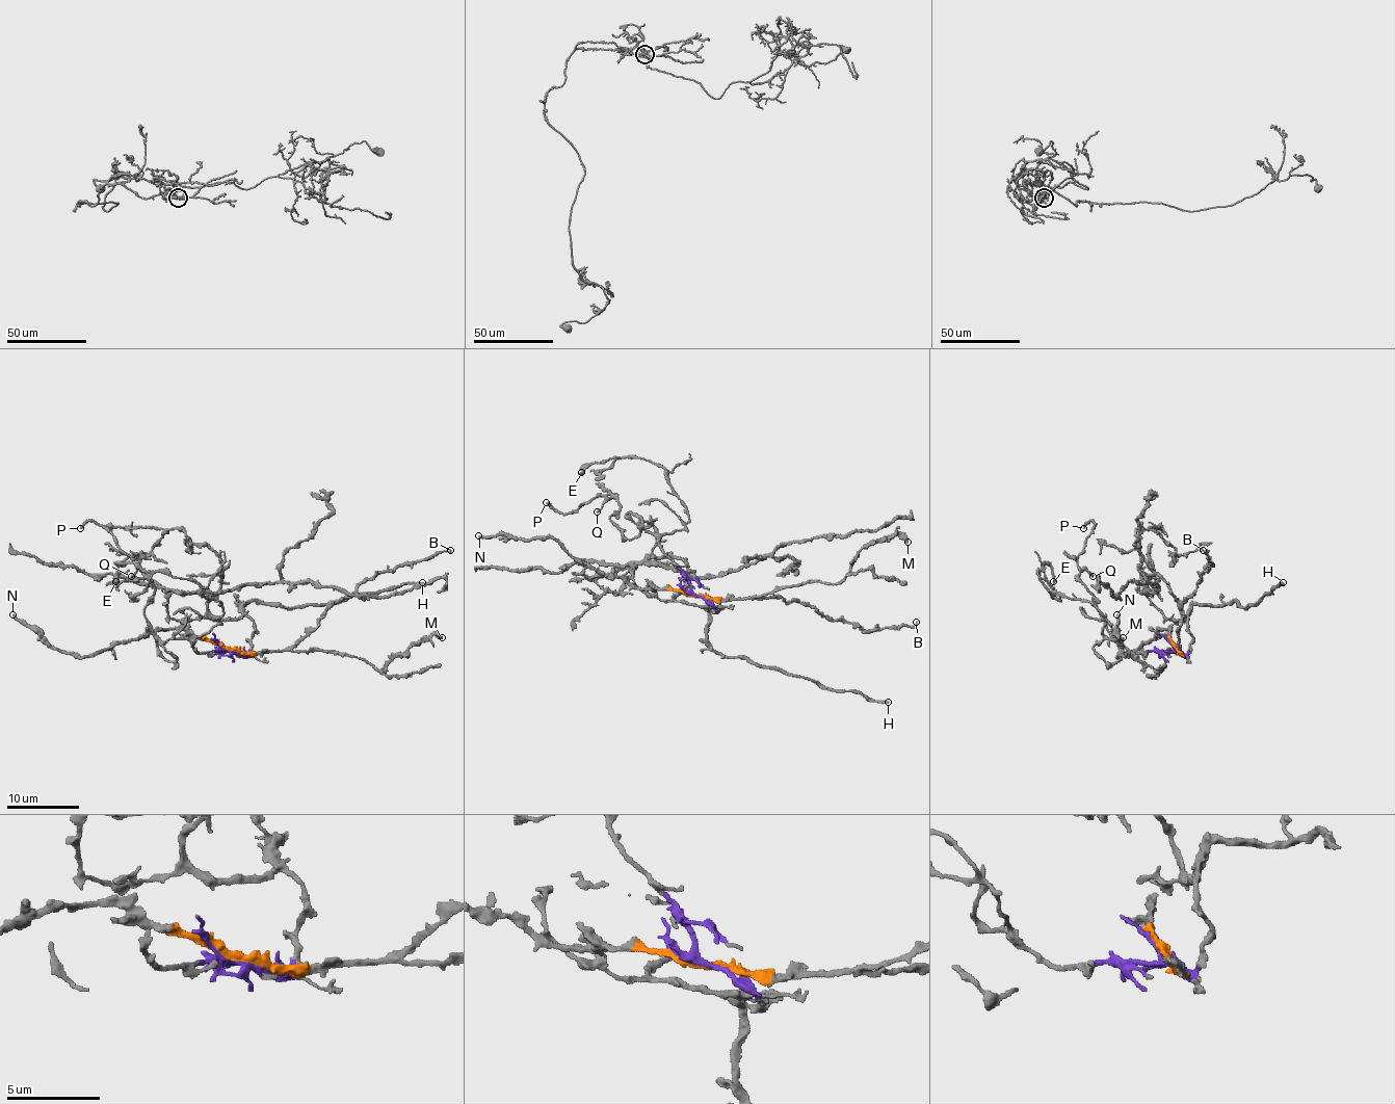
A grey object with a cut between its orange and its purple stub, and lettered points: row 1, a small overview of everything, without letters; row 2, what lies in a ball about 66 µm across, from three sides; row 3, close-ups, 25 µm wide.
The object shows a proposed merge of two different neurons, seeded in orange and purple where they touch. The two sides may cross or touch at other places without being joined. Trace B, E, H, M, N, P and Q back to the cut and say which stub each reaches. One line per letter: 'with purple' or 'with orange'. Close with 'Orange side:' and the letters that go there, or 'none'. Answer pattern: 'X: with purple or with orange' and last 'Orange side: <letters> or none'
B: with orange
E: with purple
H: with purple
M: with orange
N: with orange
P: with purple
Q: with purple
Orange side: B, M, N

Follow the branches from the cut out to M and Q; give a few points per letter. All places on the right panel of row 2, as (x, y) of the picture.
M: (1176, 651), (1168, 651), (1163, 656), (1165, 659), (1158, 671), (1134, 661), (1116, 636), (1124, 637)
Q: (1174, 651), (1102, 639), (1094, 649), (1106, 661), (1120, 657), (1119, 644), (1079, 578), (1094, 577)

